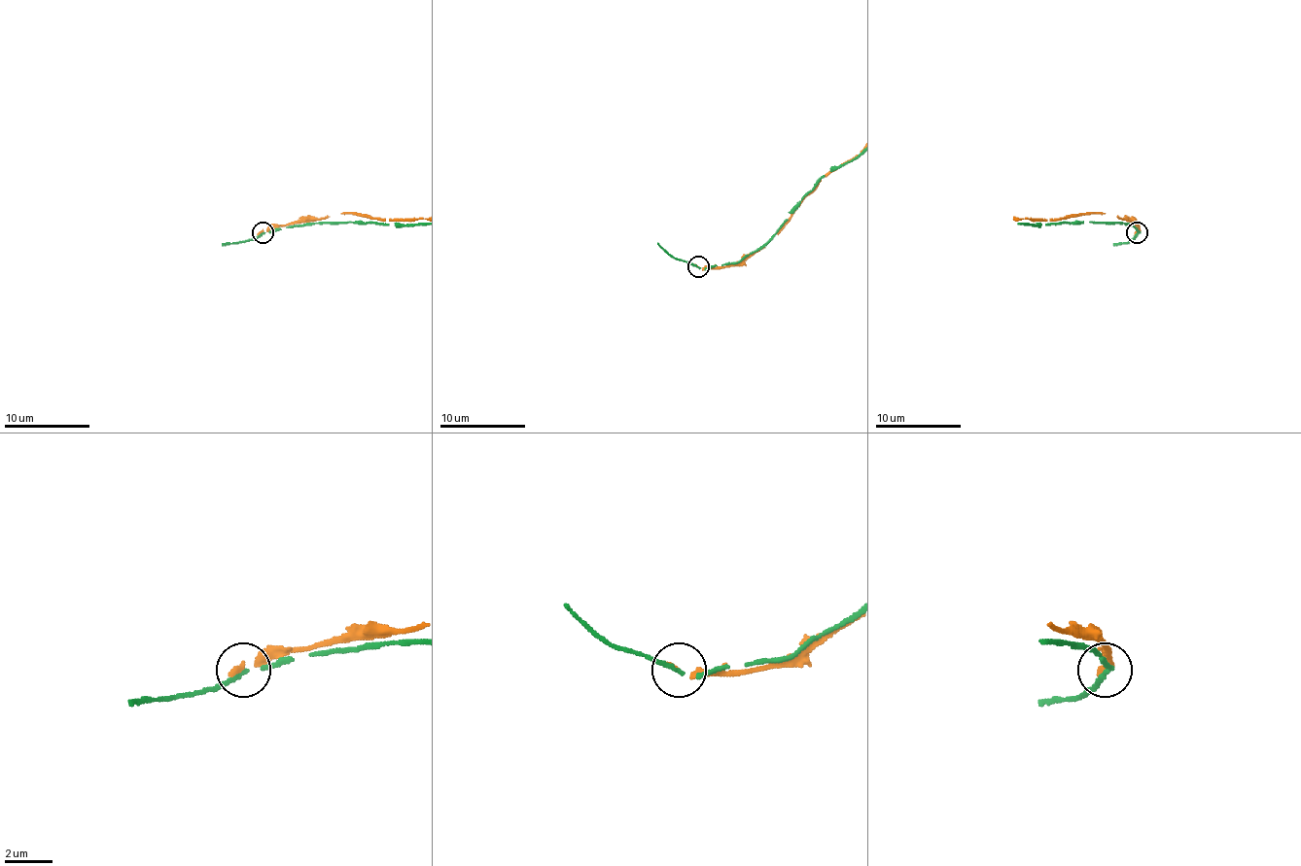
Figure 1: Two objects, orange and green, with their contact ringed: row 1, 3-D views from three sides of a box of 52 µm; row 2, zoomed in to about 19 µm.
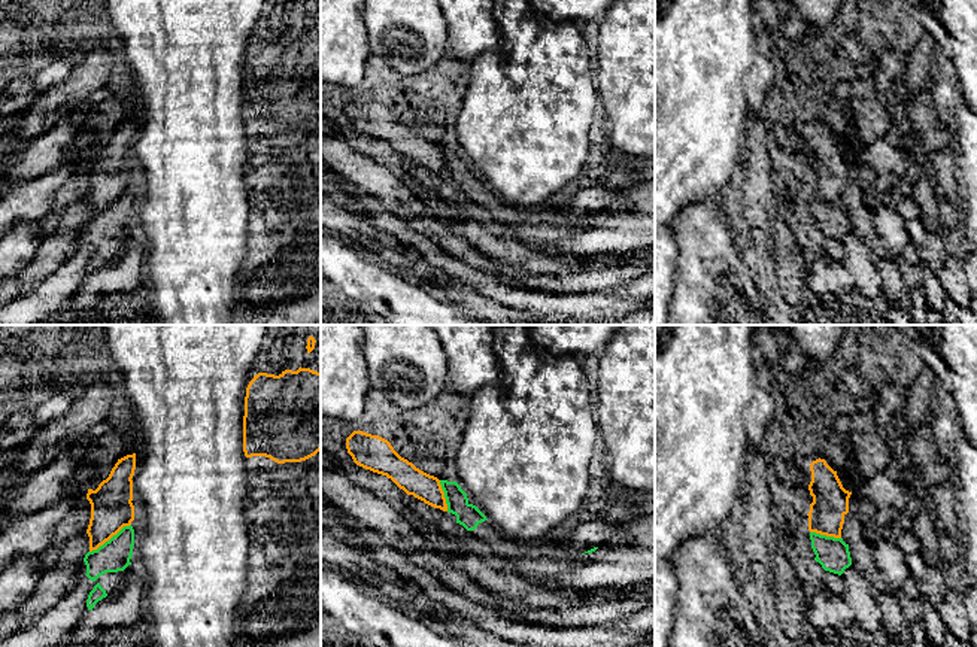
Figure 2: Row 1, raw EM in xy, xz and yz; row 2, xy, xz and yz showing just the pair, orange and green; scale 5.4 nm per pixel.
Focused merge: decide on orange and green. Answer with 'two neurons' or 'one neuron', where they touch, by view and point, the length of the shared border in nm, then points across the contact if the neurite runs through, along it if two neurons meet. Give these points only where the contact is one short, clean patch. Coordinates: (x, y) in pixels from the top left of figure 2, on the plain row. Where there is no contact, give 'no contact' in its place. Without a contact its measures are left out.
two neurons | xy (109, 204) | 280 nm | along xy (130, 190), (90, 218)

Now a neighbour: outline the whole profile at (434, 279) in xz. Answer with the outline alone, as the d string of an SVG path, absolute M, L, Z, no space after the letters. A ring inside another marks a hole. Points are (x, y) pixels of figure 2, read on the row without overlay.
M428 262L415 264L409 271L409 276L415 280L422 282L427 288L436 291L437 294L444 294L453 283L453 279L450 276L434 268Z

